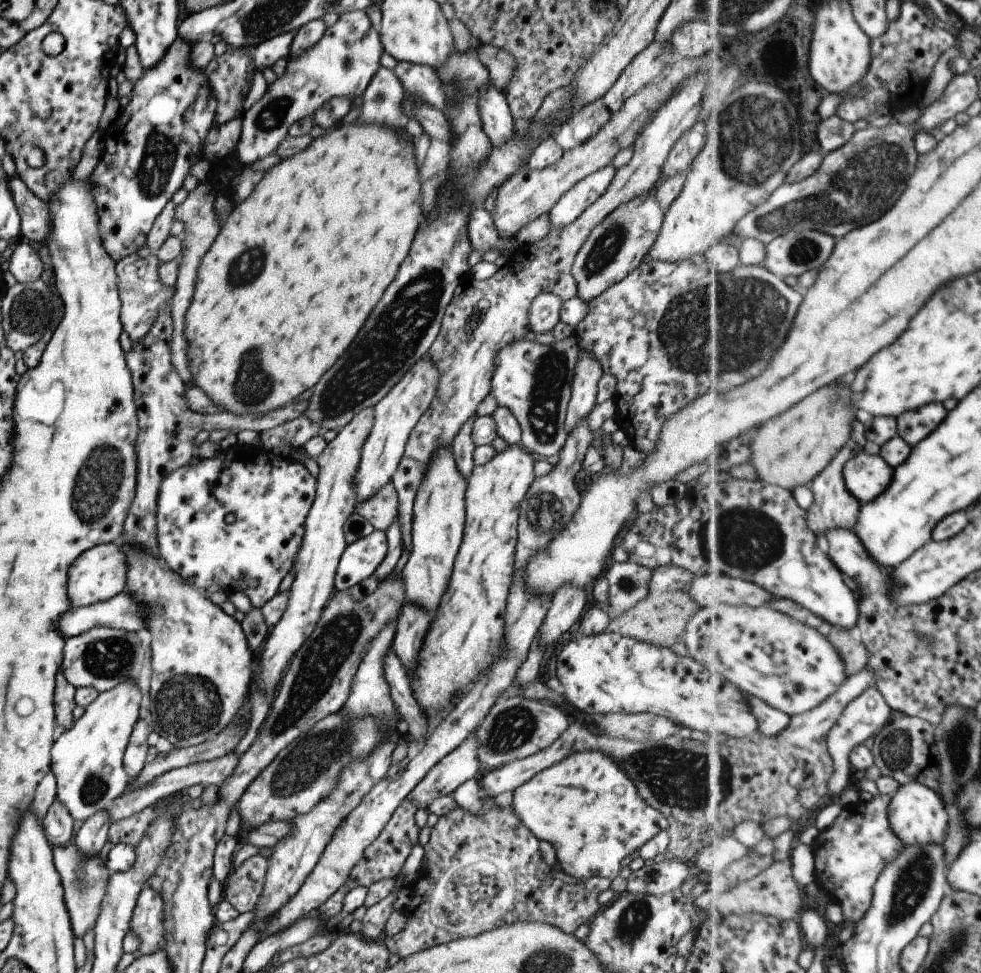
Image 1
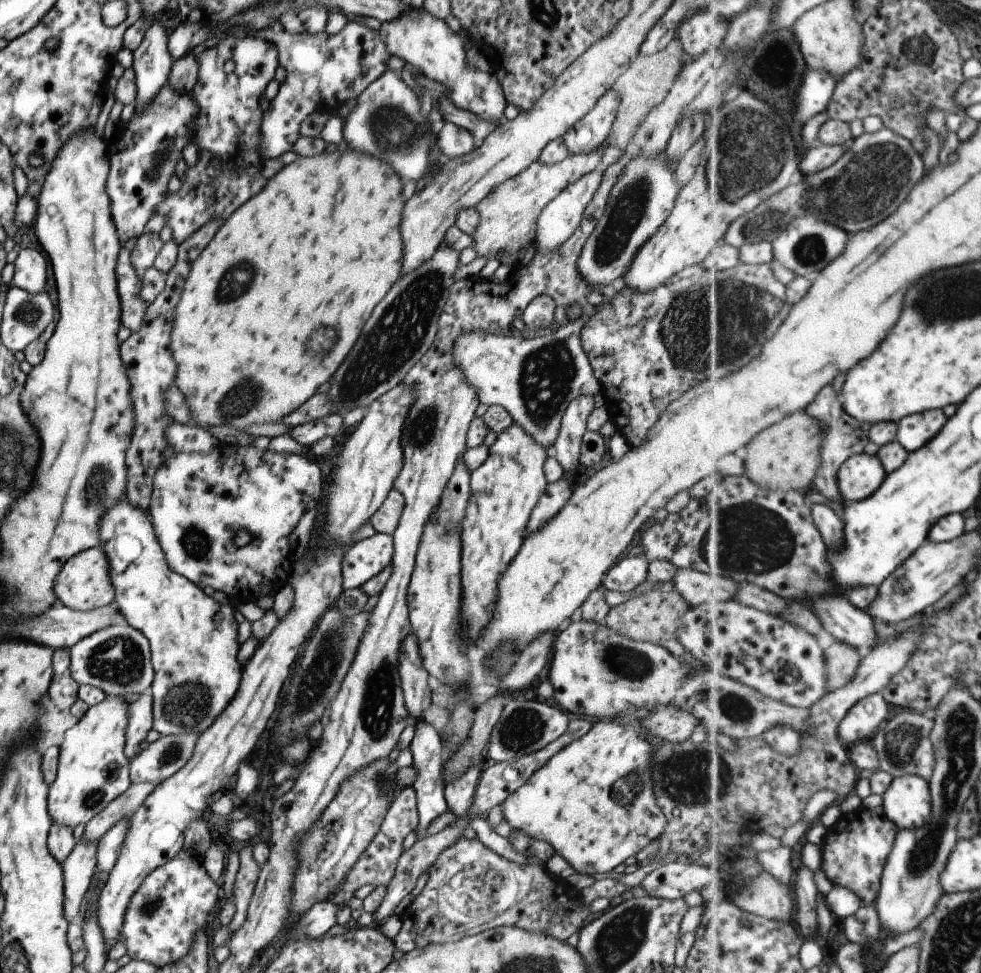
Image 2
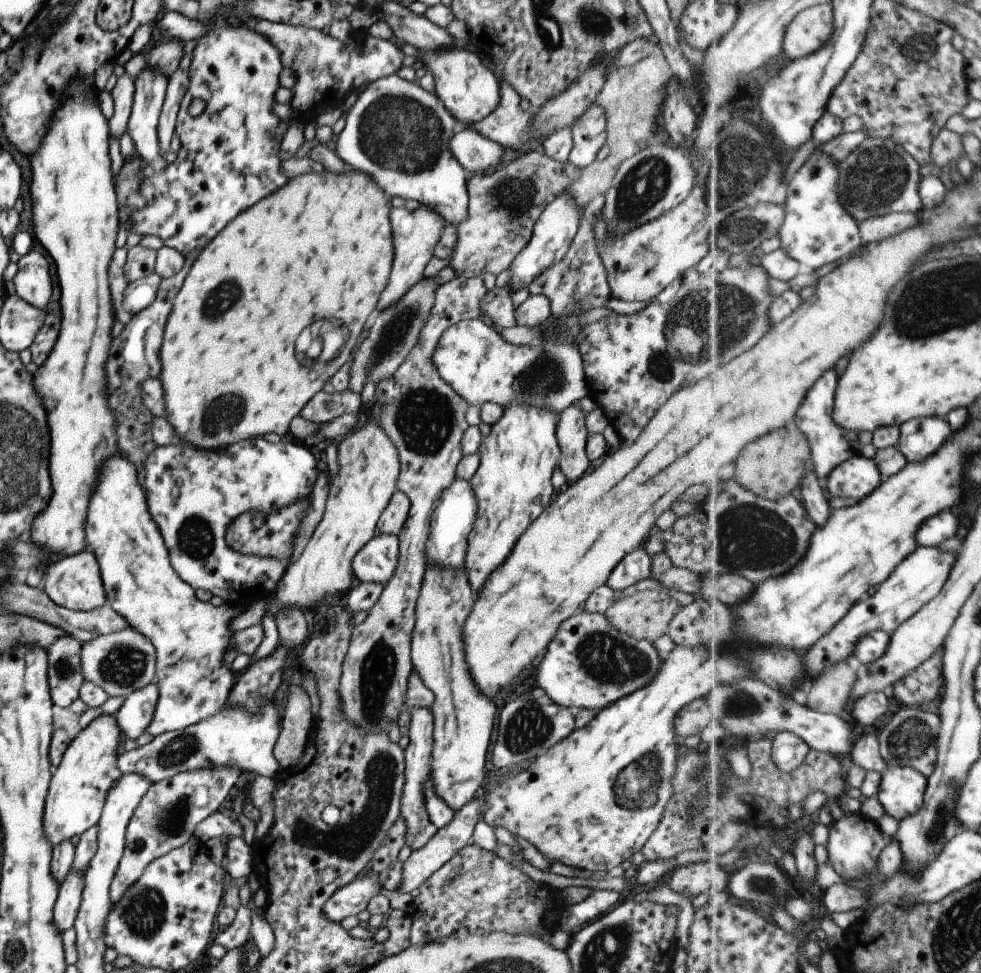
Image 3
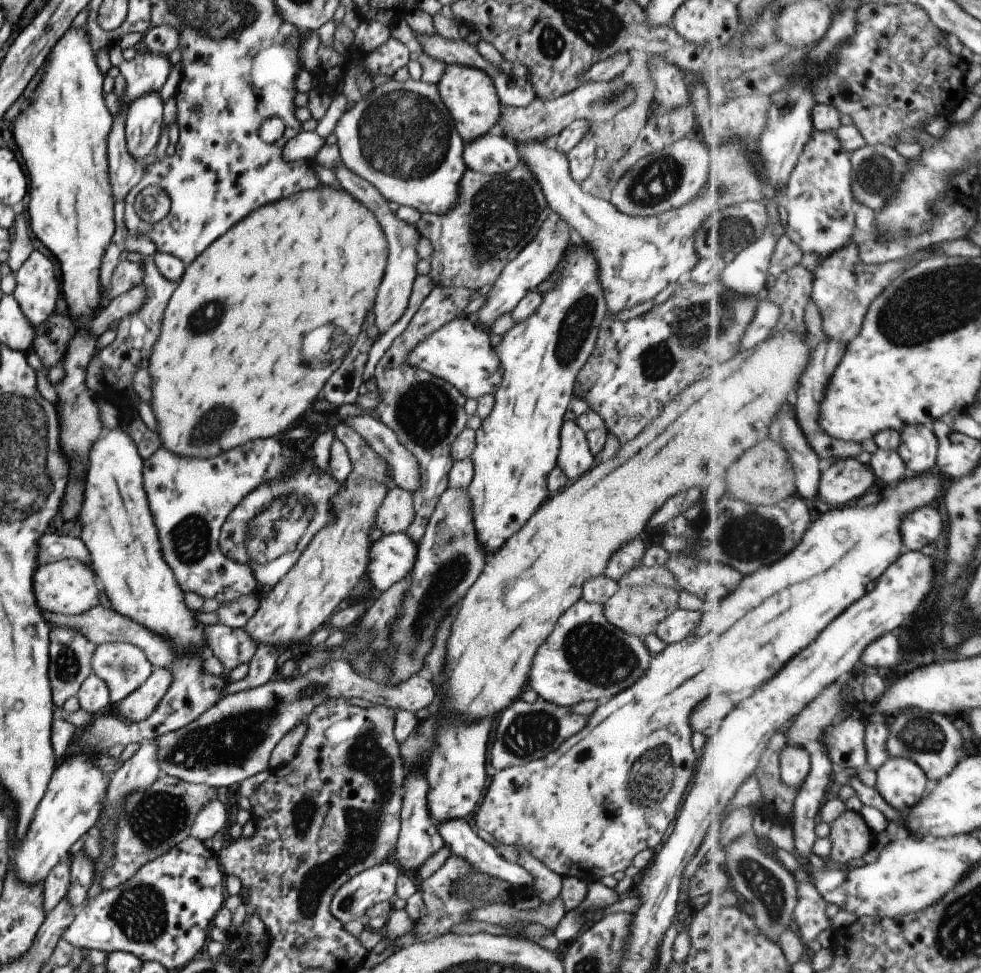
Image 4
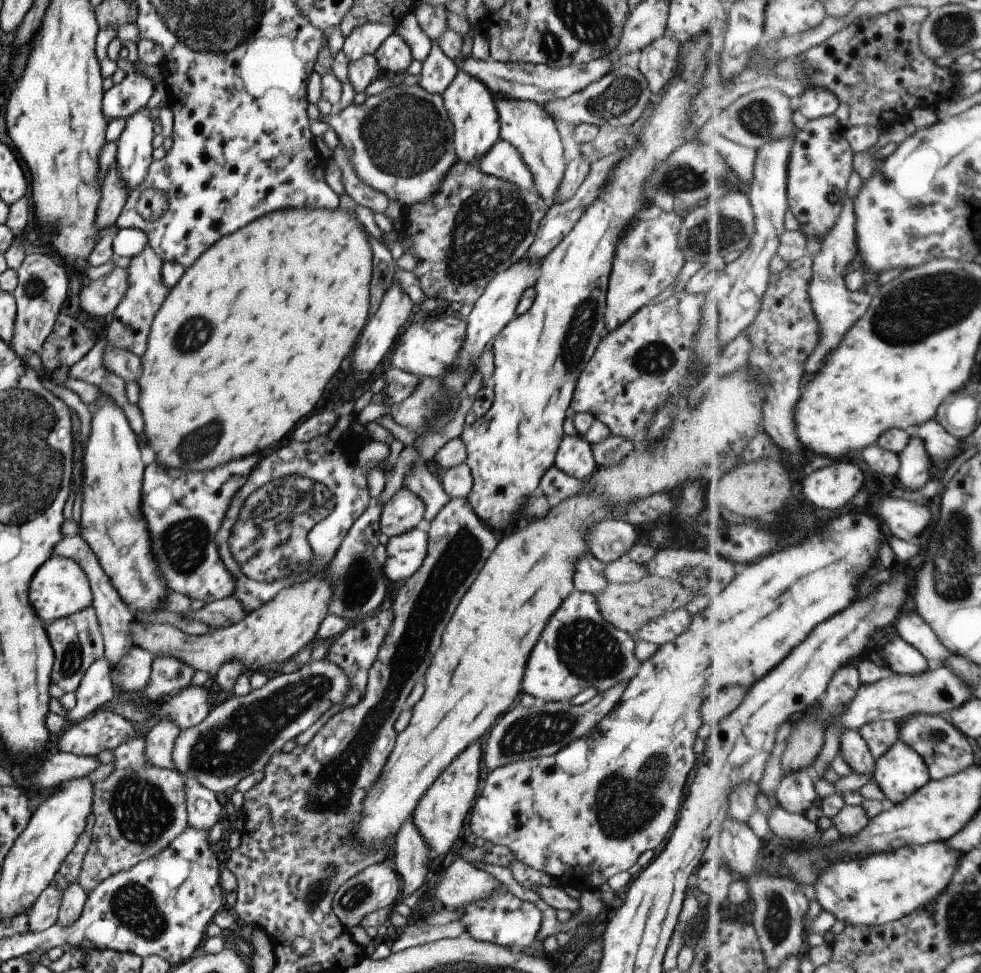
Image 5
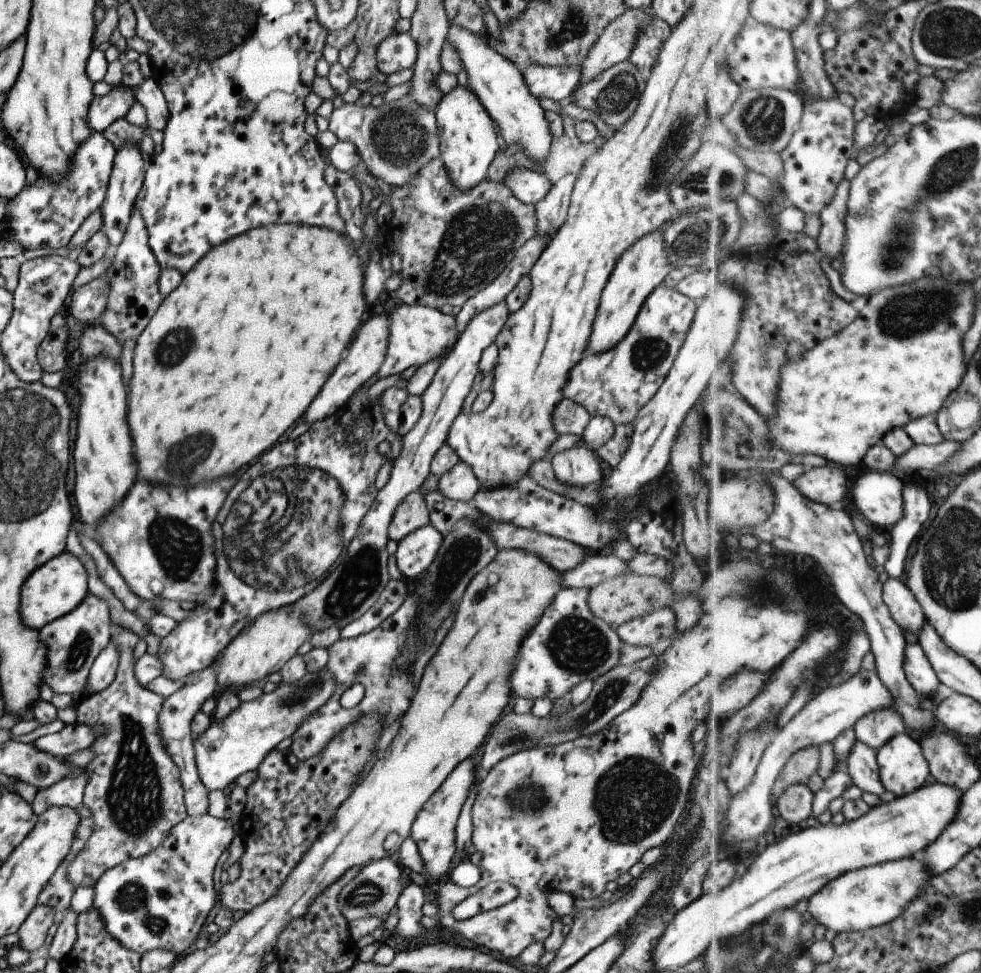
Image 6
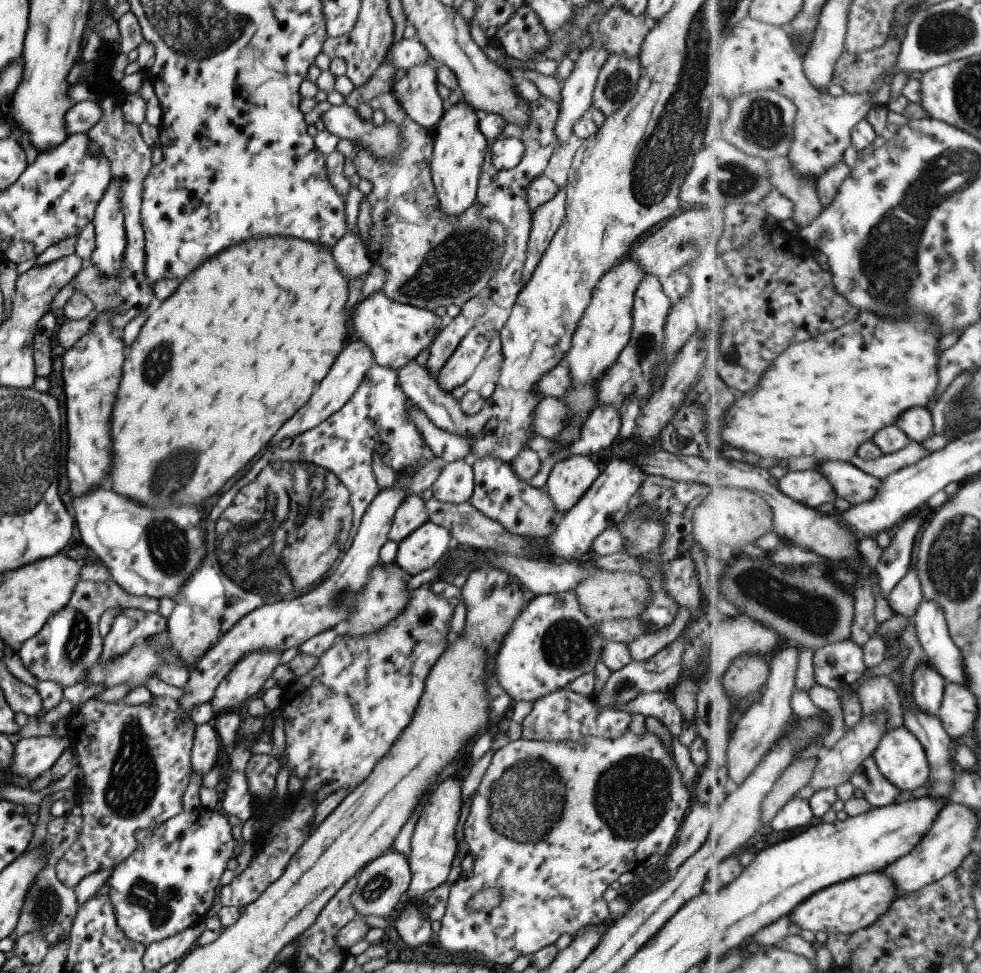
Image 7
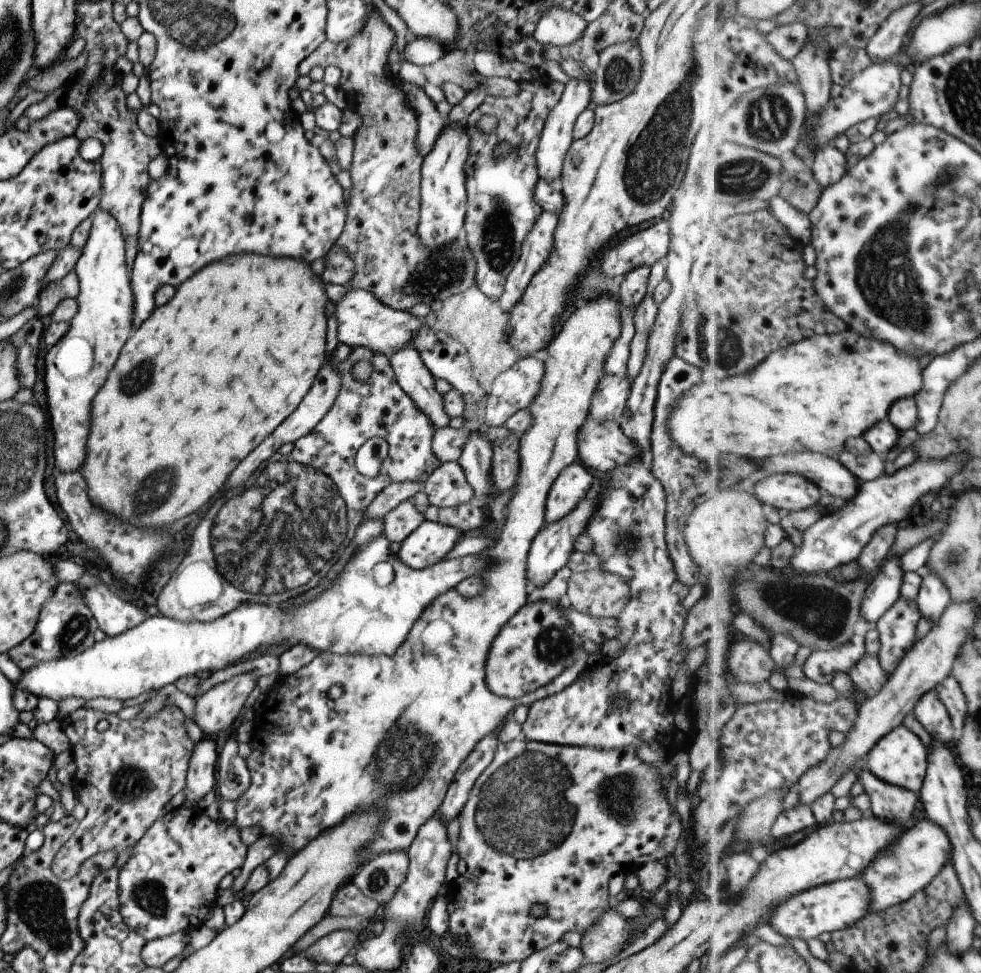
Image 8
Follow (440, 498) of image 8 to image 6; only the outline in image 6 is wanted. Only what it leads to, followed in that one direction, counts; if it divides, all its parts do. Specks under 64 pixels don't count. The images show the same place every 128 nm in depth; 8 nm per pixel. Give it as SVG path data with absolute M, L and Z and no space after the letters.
M458 461L450 470L439 476L437 490L443 498L470 503L478 490L478 481L471 468Z

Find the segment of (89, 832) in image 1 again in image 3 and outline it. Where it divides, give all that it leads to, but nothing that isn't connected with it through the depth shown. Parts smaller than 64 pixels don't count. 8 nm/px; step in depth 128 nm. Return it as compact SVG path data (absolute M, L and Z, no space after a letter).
M71 868L58 886L56 901L52 910L52 921L57 930L60 930L60 934L73 926L81 900L81 891L84 885L83 877L83 869L73 870Z

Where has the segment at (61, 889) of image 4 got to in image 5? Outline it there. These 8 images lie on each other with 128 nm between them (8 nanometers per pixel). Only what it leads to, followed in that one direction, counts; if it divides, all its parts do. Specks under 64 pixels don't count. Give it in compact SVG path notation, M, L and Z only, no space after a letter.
M47 885L28 910L28 930L38 933L56 922L62 892Z

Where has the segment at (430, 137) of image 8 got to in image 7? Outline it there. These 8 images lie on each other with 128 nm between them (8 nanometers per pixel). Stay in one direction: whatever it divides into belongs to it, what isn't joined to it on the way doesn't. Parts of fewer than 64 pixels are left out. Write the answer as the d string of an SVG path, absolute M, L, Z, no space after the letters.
M429 56L429 61L409 68L405 76L392 86L392 96L409 119L431 132L441 119L445 108L436 89L438 81Z

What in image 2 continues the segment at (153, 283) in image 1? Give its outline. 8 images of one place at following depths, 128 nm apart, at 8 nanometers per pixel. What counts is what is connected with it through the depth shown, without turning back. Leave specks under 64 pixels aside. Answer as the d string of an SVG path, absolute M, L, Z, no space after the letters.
M122 245L120 246L115 258L115 278L117 278L120 325L130 332L135 332L141 325L148 305L141 302L141 298L139 298L141 279L135 276L135 272L131 268L129 252Z

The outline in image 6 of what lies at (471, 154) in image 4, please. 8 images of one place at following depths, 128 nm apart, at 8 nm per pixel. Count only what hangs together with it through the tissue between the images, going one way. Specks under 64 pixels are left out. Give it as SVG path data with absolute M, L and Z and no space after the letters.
M527 168L509 170L503 184L519 202L533 205L544 198L552 186L541 172L529 172Z

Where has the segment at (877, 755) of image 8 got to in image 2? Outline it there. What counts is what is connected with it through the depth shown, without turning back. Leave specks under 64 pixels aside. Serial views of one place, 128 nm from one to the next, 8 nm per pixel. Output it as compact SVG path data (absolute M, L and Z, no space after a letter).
M905 774L894 778L889 790L882 795L884 812L901 828L921 828L933 816L930 782L920 775Z

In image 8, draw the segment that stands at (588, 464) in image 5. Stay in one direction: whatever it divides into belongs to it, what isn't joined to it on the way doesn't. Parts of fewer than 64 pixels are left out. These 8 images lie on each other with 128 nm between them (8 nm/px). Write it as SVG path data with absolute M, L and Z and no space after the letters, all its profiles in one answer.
M574 461L565 466L565 470L561 470L561 474L553 480L547 494L543 522L556 522L565 514L570 514L577 502L585 498L592 486L591 480L594 481L594 476L591 476L579 462Z

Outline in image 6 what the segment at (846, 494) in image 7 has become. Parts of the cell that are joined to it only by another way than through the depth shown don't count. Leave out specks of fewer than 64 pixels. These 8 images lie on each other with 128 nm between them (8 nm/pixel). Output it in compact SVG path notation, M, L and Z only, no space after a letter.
M867 470L852 478L857 480L853 482L853 496L850 497L871 522L889 528L903 518L904 477L891 472Z

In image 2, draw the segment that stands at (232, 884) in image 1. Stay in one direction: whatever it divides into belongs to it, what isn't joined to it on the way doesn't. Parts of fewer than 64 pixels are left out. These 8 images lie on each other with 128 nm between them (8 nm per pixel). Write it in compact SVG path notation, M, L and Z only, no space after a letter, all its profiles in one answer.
M252 841L241 848L239 852L239 869L233 880L233 896L230 897L234 907L233 918L227 924L227 930L233 934L241 928L245 922L246 911L254 890L255 880L259 873L259 866L252 858L252 847L255 841Z

